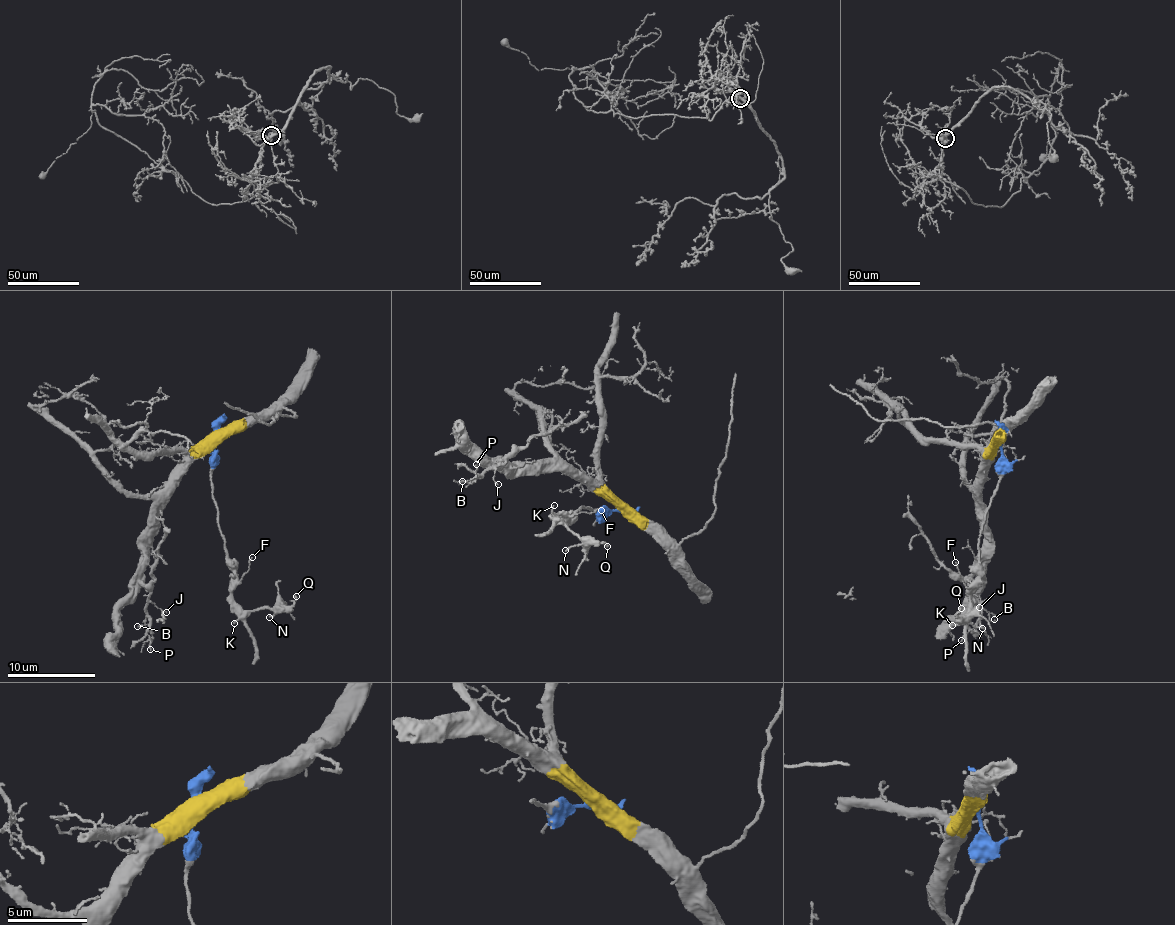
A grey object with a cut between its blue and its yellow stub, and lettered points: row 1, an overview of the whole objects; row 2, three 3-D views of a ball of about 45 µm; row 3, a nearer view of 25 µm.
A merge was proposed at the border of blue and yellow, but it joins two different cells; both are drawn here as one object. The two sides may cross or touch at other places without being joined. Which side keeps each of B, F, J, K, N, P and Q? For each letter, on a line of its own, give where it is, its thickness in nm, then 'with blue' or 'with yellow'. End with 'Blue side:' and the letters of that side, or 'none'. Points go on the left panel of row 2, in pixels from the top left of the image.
B: place (137, 626); calibre 70 nm; with yellow
F: place (252, 557); calibre 140 nm; with blue
J: place (166, 612); calibre 100 nm; with yellow
K: place (234, 623); calibre 130 nm; with blue
N: place (269, 617); calibre 140 nm; with blue
P: place (150, 649); calibre 130 nm; with yellow
Q: place (296, 596); calibre 180 nm; with blue
Blue side: F, K, N, Q

